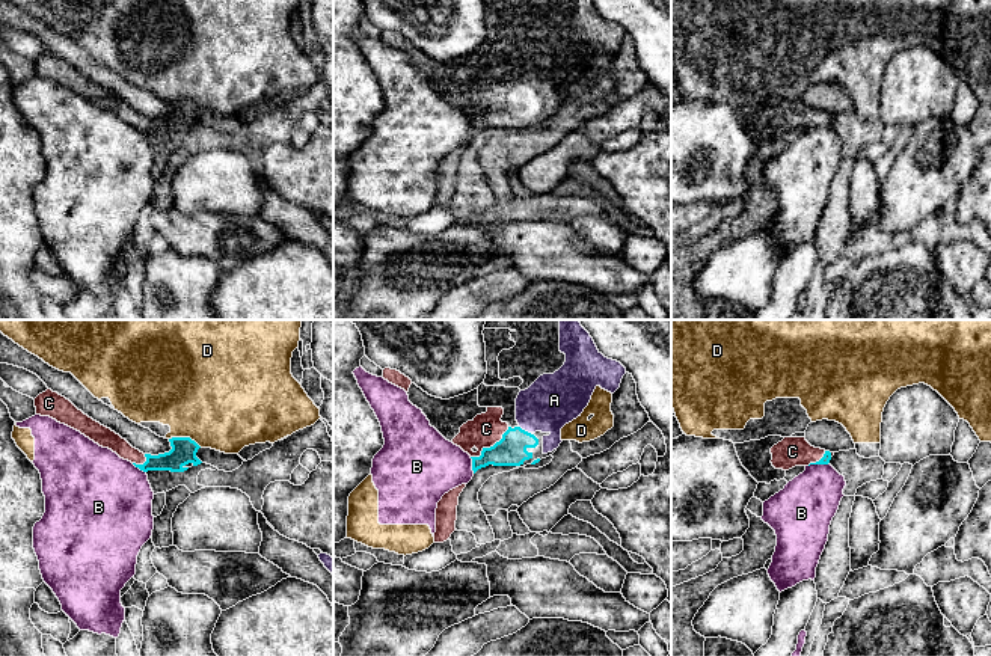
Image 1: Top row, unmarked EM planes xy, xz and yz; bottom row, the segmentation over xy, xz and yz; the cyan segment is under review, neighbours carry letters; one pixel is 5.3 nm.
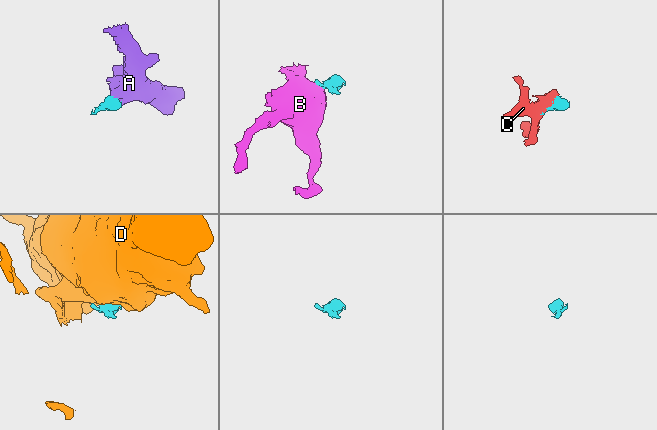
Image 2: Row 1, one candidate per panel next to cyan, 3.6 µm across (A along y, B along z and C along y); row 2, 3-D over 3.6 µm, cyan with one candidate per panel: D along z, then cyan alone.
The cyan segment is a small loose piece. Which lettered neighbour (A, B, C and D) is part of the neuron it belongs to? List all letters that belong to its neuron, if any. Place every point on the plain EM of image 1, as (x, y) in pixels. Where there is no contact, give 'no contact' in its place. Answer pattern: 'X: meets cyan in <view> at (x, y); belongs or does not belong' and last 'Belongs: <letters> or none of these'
A: meets cyan in xz at (524, 92); belongs
B: meets cyan in xz at (472, 127); does not belong
C: meets cyan in xz at (490, 109); belongs
D: meets cyan in xy at (187, 100); does not belong
Belongs: A, C

